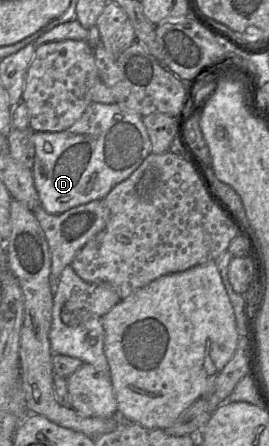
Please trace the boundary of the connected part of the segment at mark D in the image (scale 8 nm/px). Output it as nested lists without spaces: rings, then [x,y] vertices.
[[[91,103],[82,117],[62,132],[34,132],[35,158],[32,168],[40,204],[50,214],[61,214],[73,207],[104,199],[120,182],[126,180],[152,153],[152,144],[142,116],[127,112],[119,104]]]

